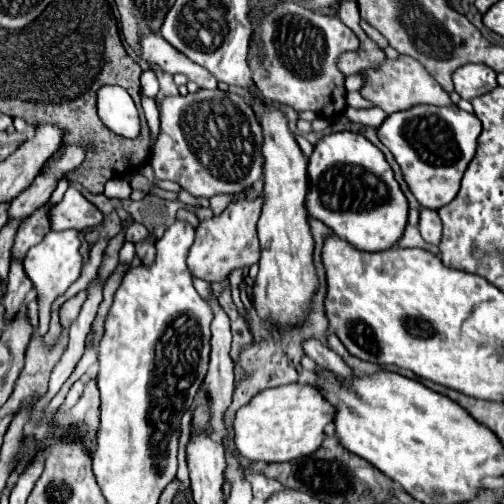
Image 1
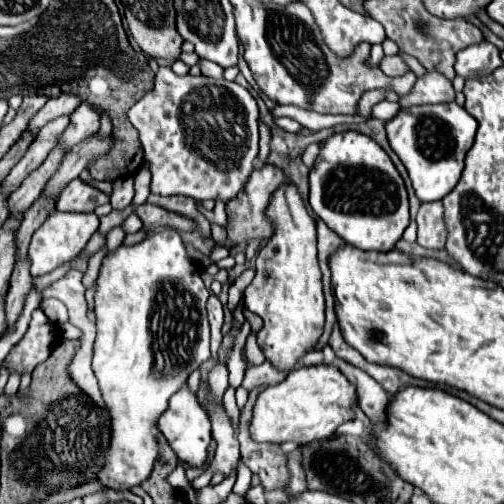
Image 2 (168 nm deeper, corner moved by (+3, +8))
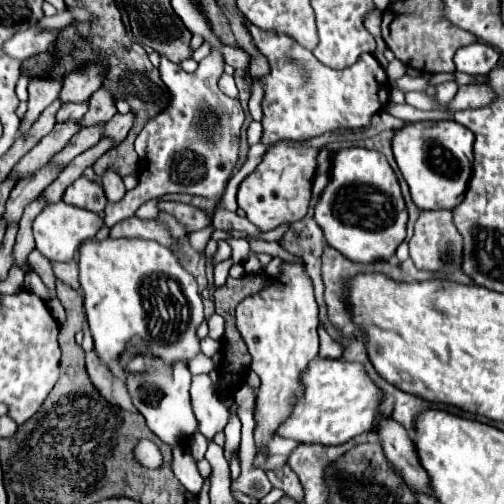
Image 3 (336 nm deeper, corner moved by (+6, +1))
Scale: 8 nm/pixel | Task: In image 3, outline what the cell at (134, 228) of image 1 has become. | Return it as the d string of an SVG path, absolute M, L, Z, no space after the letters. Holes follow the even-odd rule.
M106 169L104 171L104 175L102 175L102 187L106 191L108 201L120 201L124 197L124 193L126 193L122 177L114 169Z

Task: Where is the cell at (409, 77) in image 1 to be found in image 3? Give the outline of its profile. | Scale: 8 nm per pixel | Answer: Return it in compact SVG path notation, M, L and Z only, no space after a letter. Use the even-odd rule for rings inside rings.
M456 81L442 83L442 85L436 87L436 99L438 99L440 103L448 103L450 99L454 99L456 91L458 91L458 83L456 83Z

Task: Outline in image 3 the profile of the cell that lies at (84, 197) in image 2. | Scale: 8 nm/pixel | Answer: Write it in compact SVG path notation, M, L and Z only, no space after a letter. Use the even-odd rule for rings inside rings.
M80 177L76 179L66 191L64 191L64 197L62 197L66 203L70 205L76 205L76 207L82 207L82 209L88 209L92 213L100 213L106 205L106 195L104 195L104 189L100 183L96 181L90 181L86 177Z

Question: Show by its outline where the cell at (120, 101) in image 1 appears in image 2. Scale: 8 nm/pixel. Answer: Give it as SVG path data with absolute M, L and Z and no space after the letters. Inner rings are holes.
M159 68L153 90L149 90L133 108L127 112L129 122L139 130L139 138L149 162L153 180L151 192L161 196L189 196L195 200L231 200L241 192L255 170L255 158L259 154L259 132L257 132L257 102L243 86L227 80L215 80L207 76L177 76L171 68Z

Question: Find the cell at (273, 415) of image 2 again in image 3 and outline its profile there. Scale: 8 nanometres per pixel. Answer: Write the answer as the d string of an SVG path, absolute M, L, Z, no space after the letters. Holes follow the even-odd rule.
M316 357L304 373L302 381L306 387L304 401L294 405L292 415L278 429L280 437L294 439L298 443L342 445L360 433L372 431L384 395L370 379L362 363Z

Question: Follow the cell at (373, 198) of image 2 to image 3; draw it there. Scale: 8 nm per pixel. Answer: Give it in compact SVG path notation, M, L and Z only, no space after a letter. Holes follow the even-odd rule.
M362 147L340 149L332 159L330 183L316 205L316 221L330 247L354 263L388 261L396 247L406 239L408 211L400 193L398 179L386 157Z

